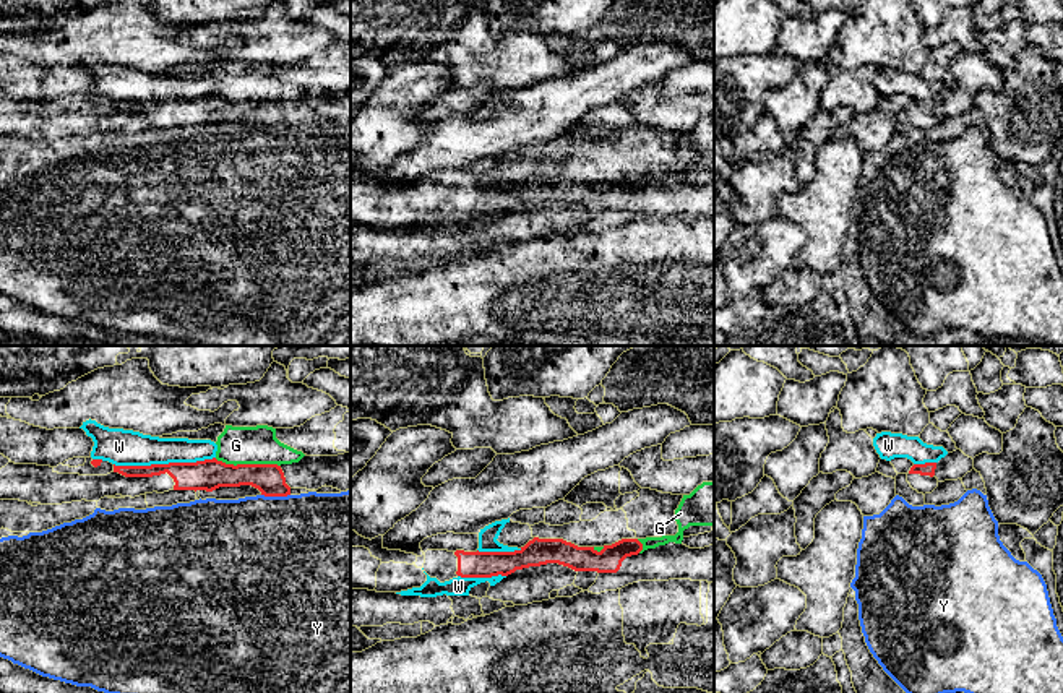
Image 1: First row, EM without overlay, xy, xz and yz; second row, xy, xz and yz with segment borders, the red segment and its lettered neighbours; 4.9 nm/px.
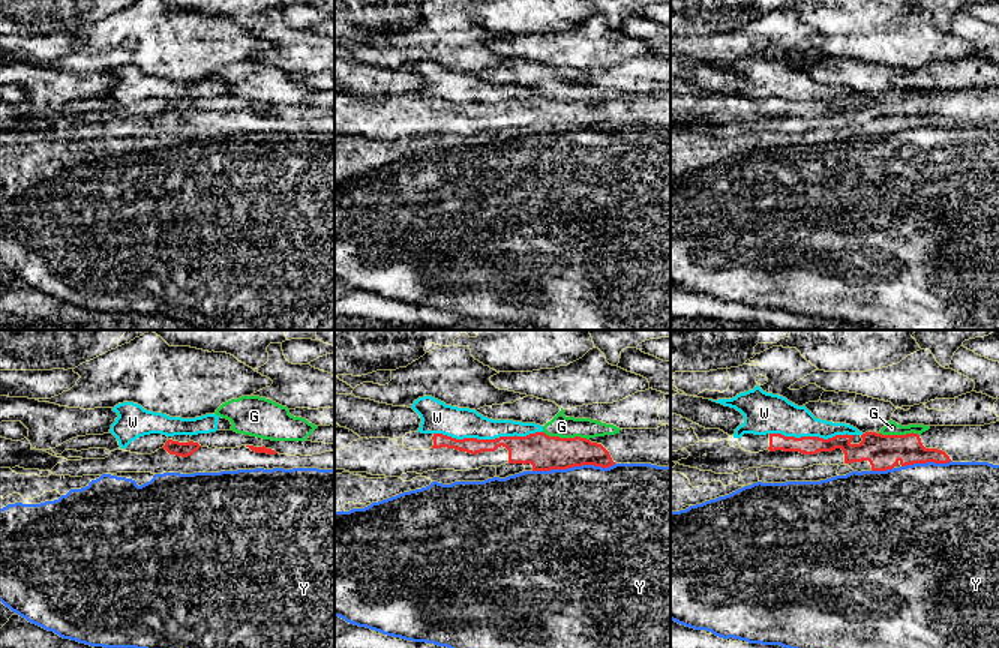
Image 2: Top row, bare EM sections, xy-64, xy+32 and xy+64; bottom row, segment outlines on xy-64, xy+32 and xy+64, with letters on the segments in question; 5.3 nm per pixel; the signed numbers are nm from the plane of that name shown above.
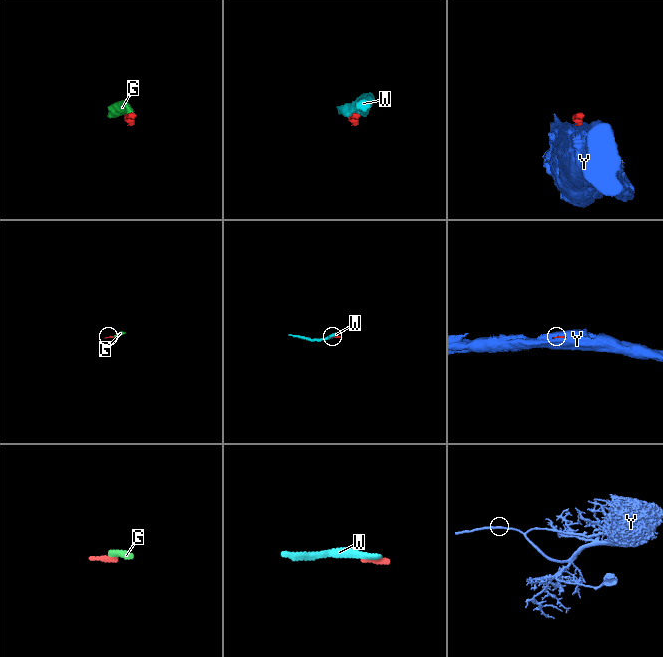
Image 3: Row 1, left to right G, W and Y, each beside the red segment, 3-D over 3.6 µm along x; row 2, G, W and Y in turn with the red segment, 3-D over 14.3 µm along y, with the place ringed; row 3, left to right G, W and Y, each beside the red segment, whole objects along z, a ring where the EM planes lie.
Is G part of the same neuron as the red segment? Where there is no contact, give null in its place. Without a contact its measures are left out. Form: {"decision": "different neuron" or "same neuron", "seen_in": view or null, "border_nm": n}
{"decision": "different neuron", "seen_in": "xy", "border_nm": 340}

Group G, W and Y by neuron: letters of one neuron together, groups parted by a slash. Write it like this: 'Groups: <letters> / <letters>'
Groups: G / W / Y

